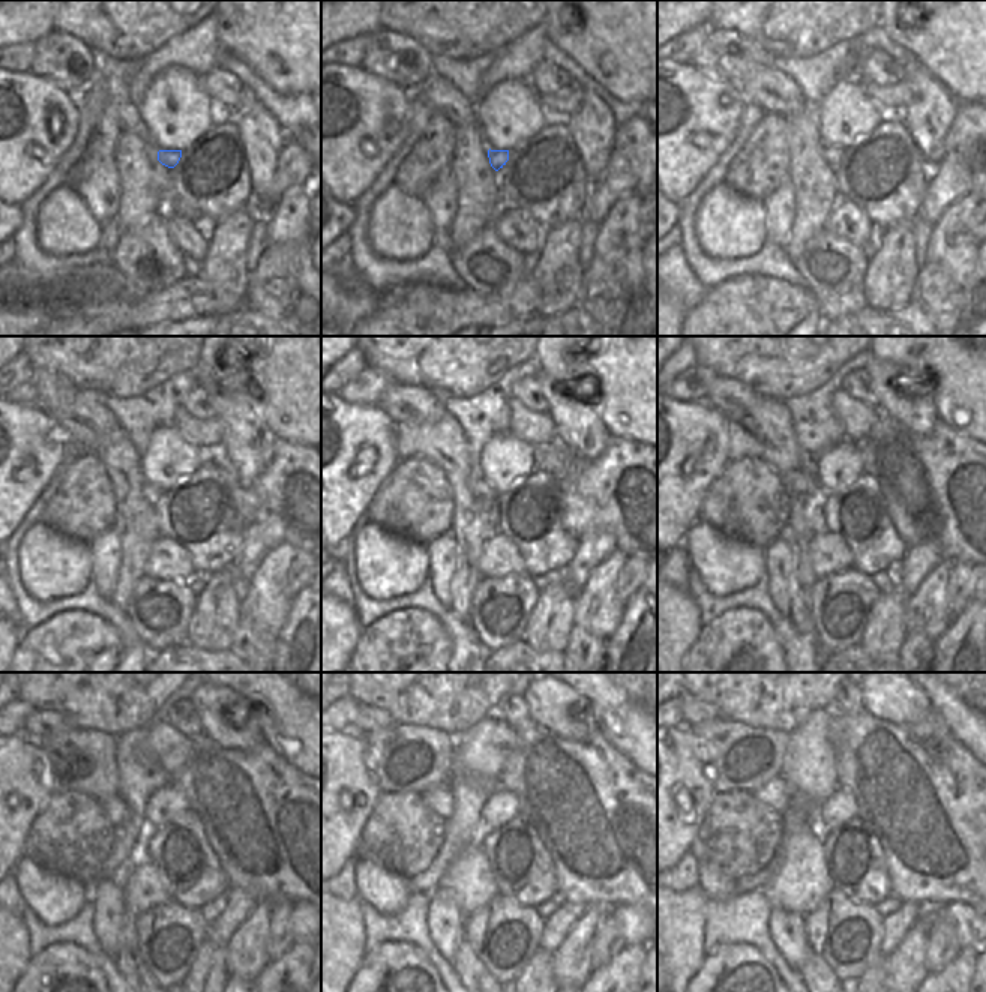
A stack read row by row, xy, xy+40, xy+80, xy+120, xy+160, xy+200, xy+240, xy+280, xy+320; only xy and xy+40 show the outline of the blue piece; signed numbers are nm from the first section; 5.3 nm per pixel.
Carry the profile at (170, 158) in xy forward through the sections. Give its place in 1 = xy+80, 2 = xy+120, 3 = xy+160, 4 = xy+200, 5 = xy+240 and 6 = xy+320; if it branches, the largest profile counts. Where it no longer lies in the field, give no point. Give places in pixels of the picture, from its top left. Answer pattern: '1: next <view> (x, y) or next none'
1: next xy+80 (833, 155)
2: next xy+120 (152, 492)
3: next xy+160 (480, 491)
4: next xy+200 (797, 483)
5: next xy+240 (114, 808)
6: next xy+320 (776, 794)

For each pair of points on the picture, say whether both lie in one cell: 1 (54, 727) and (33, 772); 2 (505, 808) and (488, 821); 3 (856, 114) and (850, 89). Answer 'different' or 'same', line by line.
1: different
2: same
3: same

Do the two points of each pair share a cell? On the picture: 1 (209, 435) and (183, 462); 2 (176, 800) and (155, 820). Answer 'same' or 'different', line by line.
1: different
2: same

